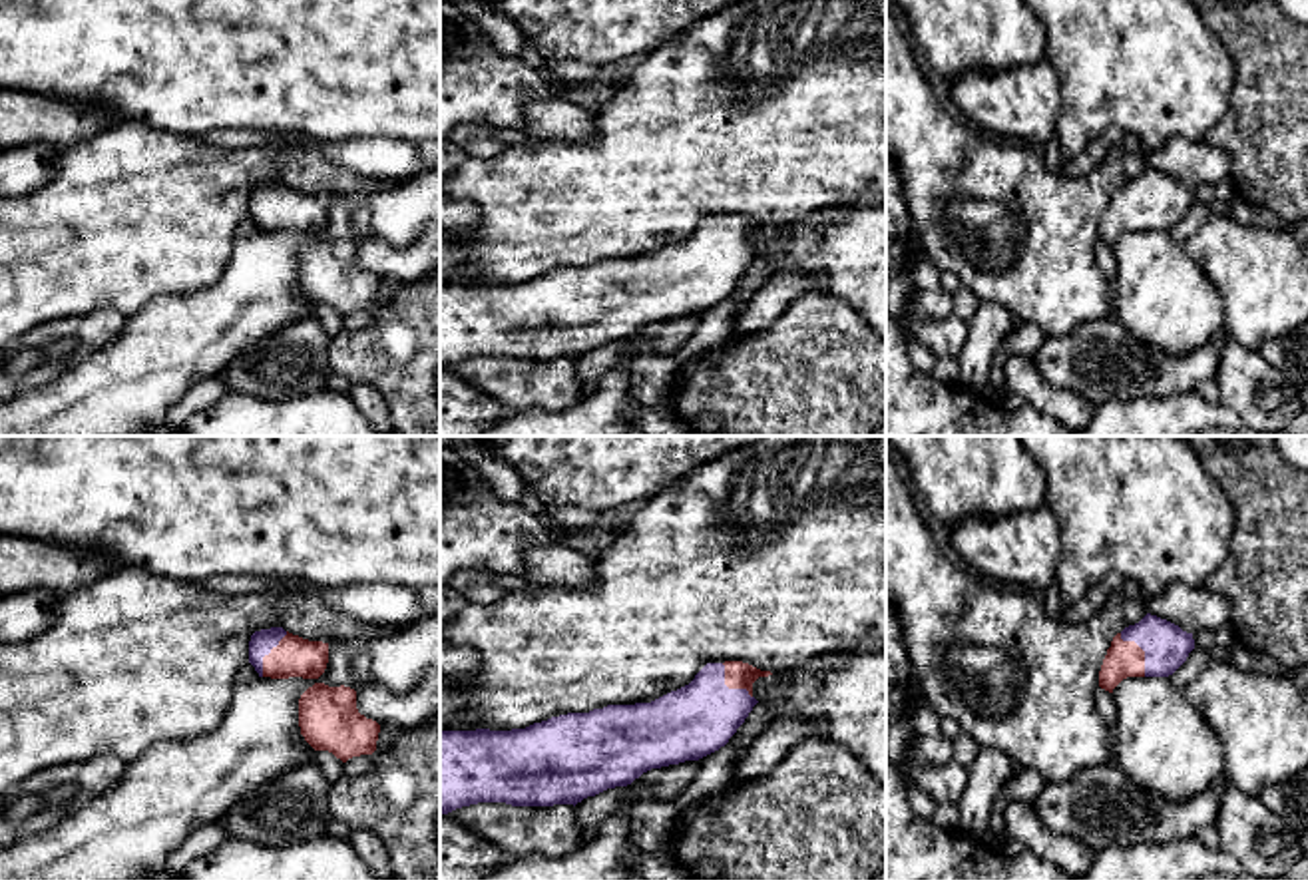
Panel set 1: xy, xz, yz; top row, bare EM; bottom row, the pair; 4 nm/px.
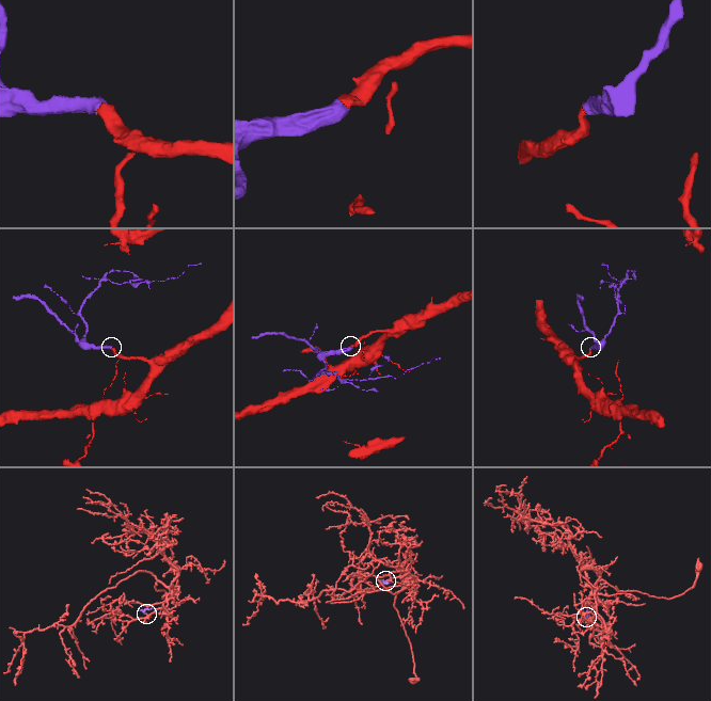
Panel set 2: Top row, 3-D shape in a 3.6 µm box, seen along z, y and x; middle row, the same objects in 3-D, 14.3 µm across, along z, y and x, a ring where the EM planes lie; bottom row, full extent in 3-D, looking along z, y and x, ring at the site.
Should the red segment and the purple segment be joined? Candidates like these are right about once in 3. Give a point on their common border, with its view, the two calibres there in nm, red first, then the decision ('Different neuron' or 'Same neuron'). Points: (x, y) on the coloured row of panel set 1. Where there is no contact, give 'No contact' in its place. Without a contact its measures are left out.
Touches red at yz (1143, 652). Thickness 150 nm (red) against 180 nm. Same neuron

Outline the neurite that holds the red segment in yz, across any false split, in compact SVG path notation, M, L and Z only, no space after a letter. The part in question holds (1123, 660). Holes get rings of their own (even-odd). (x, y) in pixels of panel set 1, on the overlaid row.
M1147 613L1113 637L1099 671L1099 687L1113 693L1127 677L1169 677L1193 649L1193 633Z

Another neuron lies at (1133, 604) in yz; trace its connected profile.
M1131 583L1125 589L1123 609L1127 627L1139 623L1147 615L1145 597Z

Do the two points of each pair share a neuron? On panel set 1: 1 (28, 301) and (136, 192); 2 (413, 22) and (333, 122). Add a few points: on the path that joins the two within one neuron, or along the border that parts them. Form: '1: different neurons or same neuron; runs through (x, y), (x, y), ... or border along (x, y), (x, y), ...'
1: same neuron; runs through (54, 273), (108, 220)
2: same neuron; runs through (405, 46), (353, 98)

